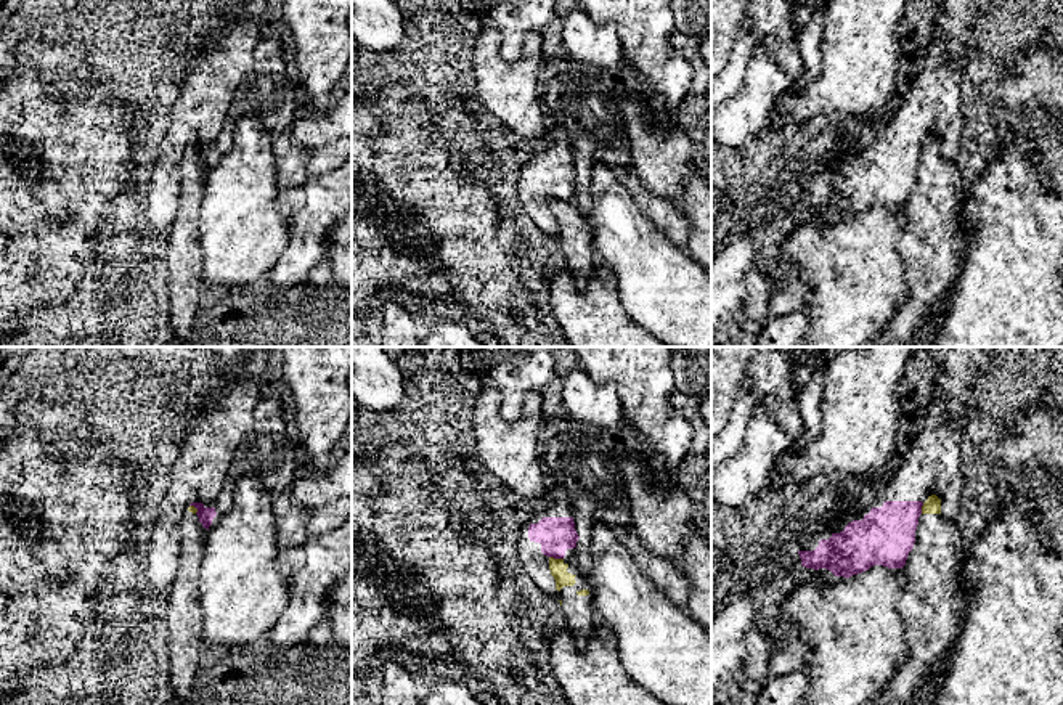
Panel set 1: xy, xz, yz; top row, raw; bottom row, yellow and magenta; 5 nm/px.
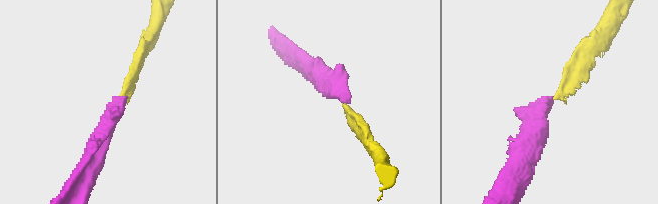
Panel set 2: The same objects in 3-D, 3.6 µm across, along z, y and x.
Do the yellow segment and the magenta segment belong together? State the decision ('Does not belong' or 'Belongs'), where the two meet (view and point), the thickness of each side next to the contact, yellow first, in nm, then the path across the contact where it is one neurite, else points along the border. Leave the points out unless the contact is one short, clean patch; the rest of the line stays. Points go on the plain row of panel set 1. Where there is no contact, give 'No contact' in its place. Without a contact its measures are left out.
Does not belong. Touches yellow at xz (556, 199). Thickness 80 nm (yellow) against 180 nm. Boundary: xz (549, 196), (562, 199)

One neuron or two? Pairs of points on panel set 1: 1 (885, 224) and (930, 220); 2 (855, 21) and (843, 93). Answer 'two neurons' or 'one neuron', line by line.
1: two neurons
2: one neuron

